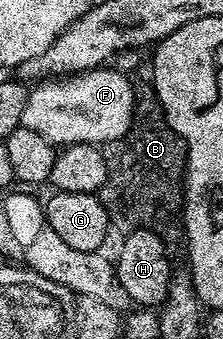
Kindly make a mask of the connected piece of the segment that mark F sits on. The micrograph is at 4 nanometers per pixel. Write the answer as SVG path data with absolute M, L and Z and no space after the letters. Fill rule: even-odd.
M97 68L75 73L73 76L62 76L57 80L46 80L38 87L30 90L28 100L24 104L22 125L32 128L32 132L40 132L44 140L55 147L65 148L76 142L91 144L109 144L112 140L120 140L124 132L130 130L134 123L134 88L135 83L129 82L127 75L117 68Z

